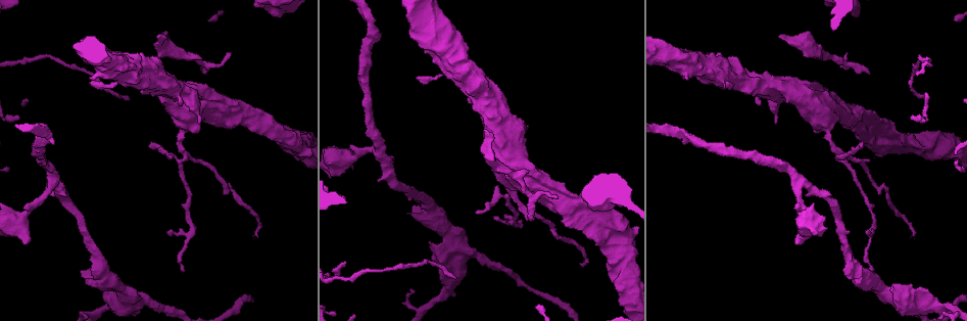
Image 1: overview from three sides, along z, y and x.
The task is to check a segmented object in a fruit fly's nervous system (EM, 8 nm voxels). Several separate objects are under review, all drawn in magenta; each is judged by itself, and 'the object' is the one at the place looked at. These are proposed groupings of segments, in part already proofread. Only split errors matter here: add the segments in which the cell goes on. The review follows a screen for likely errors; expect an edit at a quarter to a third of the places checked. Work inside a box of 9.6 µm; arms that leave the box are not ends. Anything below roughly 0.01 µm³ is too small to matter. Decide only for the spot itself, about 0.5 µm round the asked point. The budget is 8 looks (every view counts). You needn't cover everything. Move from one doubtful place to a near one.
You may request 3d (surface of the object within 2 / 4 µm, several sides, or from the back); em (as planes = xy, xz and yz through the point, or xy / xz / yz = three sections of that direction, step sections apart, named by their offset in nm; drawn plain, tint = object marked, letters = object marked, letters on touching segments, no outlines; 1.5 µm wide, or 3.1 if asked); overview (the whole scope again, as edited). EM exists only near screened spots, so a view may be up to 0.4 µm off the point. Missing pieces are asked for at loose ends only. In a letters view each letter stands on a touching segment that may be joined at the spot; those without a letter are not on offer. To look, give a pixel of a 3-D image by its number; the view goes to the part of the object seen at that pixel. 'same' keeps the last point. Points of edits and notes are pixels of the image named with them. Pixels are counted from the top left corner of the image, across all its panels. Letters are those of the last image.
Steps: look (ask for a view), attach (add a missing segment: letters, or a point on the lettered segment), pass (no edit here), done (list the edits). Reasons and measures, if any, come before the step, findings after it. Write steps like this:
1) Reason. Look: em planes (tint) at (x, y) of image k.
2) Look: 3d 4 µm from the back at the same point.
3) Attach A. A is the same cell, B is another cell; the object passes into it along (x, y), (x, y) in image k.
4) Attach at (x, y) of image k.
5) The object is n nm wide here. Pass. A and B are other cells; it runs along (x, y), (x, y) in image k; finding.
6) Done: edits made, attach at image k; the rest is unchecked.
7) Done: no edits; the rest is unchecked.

Tapers out. Look: em xy step 4 (letters) at (418, 79) of image 1.

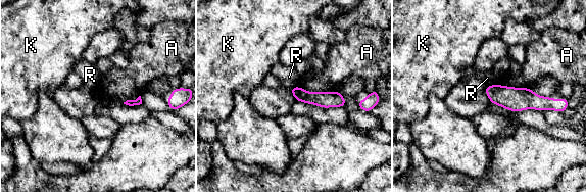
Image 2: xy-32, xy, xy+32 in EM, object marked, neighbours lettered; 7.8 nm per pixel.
Look: em planes (letters) at the same point.

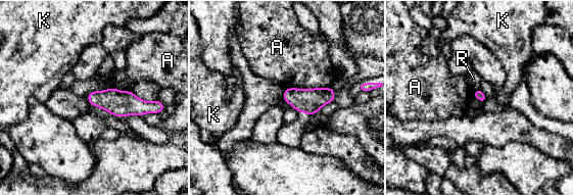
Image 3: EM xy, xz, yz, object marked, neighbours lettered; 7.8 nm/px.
Pass. A, K and R are other cells; a border runs along (479, 88), (473, 91) in image 3; no lettered segment goes on from it.

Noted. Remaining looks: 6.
Branch stops here. Look: 3d 4 µm at (556, 198) of image 1.

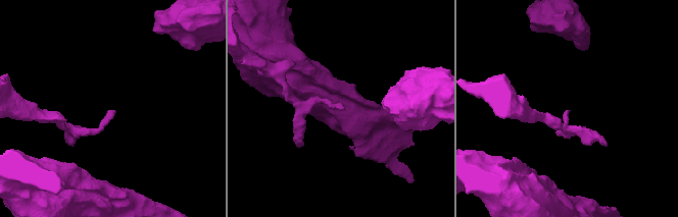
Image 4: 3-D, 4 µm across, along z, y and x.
Look: em planes (letters) at (337, 107) of image 4.

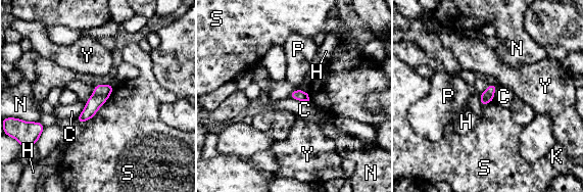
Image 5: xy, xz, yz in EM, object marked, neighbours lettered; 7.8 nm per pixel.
Pass. C, H, K, N, P, S and Y are other cells; none of them fits.

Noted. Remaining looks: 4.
Branch stops here. Look: 3d 4 µm at (279, 17) of image 1.

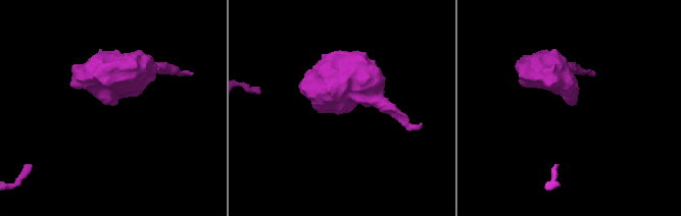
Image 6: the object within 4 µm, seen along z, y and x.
Look: em yz step 8 (letters) at (571, 103) of image 6.

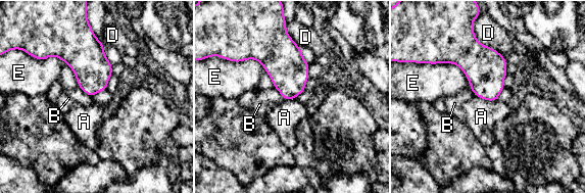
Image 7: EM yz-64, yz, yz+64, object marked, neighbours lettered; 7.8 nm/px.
Another direction. Look: em planes (letters) at the same point.

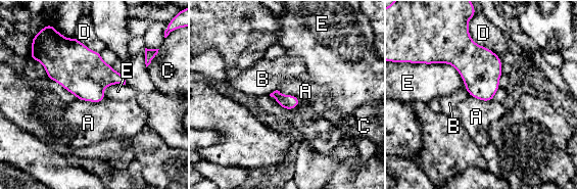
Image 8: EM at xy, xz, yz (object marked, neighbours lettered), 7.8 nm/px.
Pass. A, B, C, D and E are other cells; no lettered segment goes on from it.

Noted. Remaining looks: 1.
Done: no edits; the rest is unchecked.

